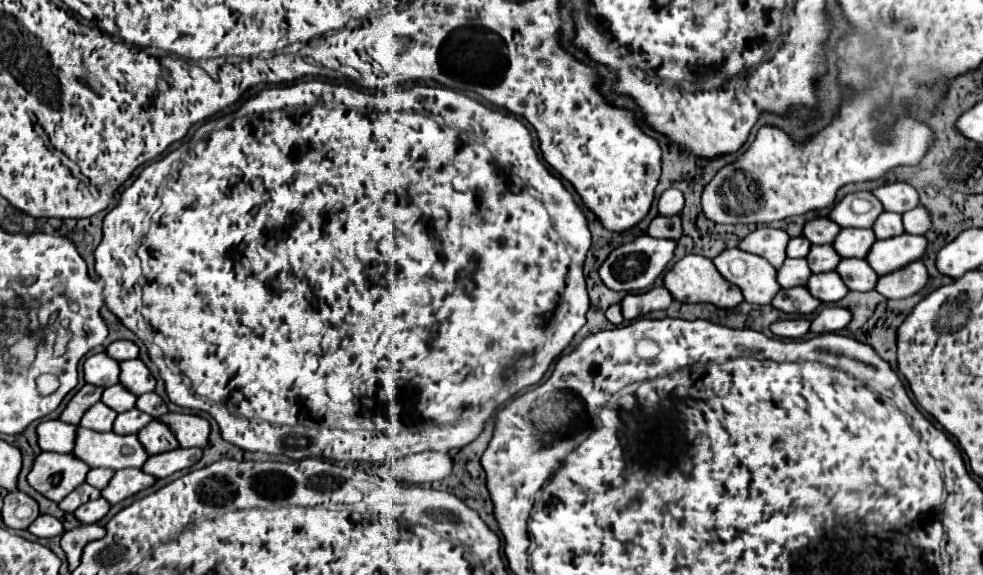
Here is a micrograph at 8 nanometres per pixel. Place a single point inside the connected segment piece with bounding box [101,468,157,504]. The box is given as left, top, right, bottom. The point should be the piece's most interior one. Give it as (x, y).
(127, 482)

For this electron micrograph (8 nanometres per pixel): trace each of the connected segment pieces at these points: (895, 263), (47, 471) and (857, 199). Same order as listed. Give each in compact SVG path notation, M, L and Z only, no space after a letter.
M901 234L889 240L877 240L875 246L869 252L869 264L879 274L891 274L893 270L901 270L903 266L921 260L927 252L927 238L925 236L913 236L913 234Z
M41 452L31 468L27 482L53 502L61 502L69 492L85 482L91 468L75 454Z
M853 192L847 194L829 214L843 228L873 228L875 218L883 212L879 200L871 192Z

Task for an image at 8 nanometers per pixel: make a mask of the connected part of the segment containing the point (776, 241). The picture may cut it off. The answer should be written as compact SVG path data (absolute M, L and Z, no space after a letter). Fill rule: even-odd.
M759 228L751 232L739 244L739 248L751 254L759 254L765 260L769 260L775 268L779 268L787 258L787 244L789 244L789 234L785 230Z

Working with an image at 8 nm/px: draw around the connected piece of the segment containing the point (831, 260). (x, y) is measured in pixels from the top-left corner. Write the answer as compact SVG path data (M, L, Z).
M831 244L811 246L811 252L807 256L807 262L809 262L809 268L815 274L819 274L819 272L831 272L841 262L841 256L835 252L835 248Z

